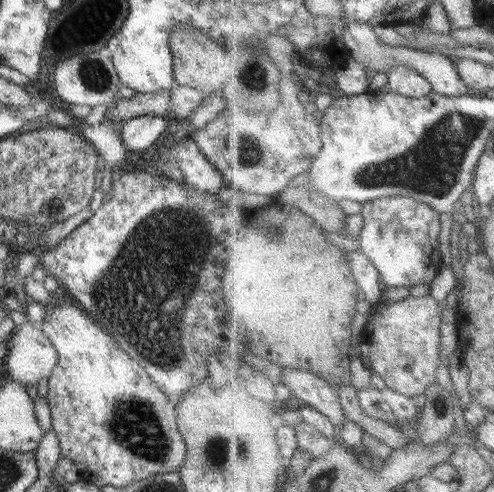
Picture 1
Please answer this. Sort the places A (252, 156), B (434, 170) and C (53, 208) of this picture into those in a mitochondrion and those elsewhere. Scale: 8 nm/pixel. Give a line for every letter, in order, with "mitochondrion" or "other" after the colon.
A: mitochondrion
B: mitochondrion
C: other

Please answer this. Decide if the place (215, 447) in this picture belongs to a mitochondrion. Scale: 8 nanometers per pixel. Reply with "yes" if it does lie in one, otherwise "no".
yes

